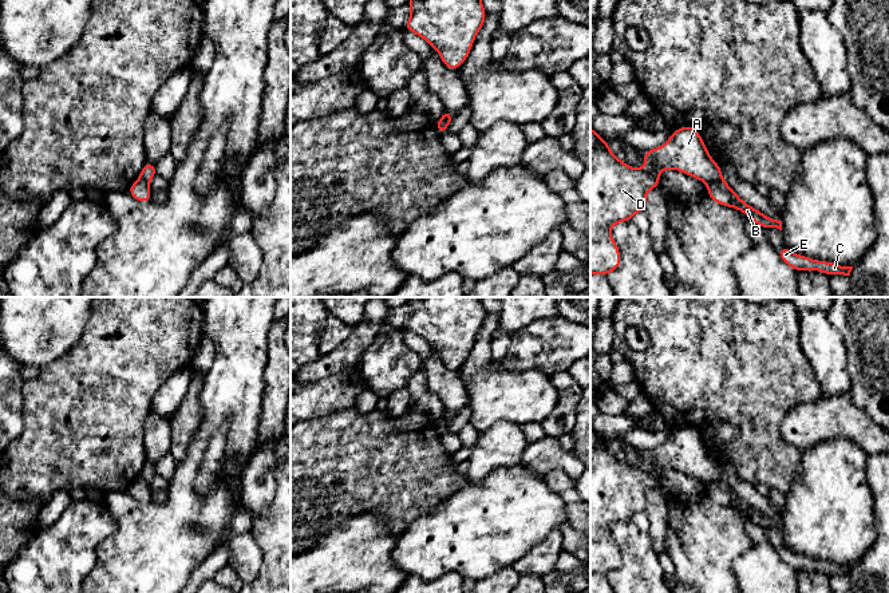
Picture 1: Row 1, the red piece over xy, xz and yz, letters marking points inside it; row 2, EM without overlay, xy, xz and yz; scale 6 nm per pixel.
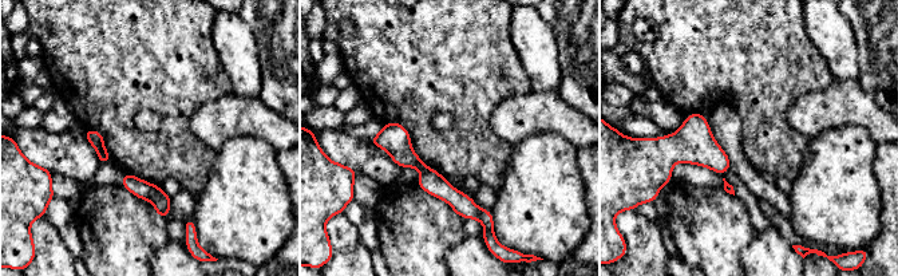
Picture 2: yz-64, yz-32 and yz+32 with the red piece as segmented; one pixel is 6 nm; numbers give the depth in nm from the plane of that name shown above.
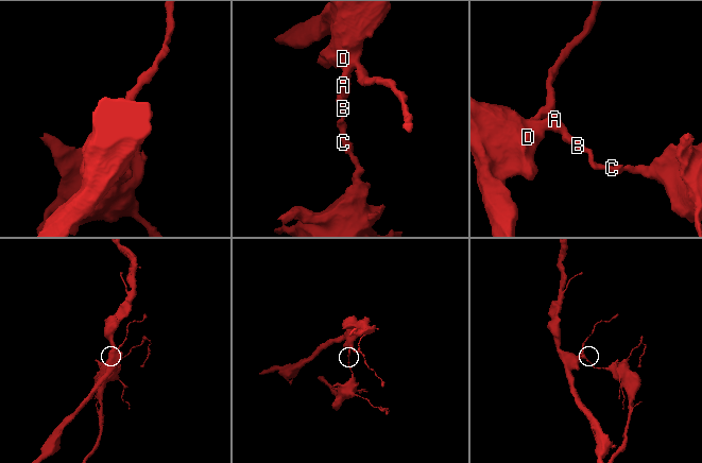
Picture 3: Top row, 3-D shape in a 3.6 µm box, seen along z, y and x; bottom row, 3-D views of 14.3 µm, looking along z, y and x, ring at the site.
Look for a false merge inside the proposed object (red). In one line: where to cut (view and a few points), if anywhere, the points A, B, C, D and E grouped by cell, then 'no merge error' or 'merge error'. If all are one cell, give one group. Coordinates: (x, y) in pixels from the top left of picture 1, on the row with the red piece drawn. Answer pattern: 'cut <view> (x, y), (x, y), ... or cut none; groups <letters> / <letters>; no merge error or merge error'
cut yz (720, 177), (707, 185); groups A D / B C E; merge error

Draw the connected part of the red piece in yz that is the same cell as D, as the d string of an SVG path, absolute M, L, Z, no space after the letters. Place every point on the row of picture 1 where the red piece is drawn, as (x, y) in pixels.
M590 126L590 274L607 276L621 266L621 254L611 228L617 222L628 222L636 213L645 210L647 191L660 186L659 175L663 170L673 169L707 185L722 178L720 165L711 158L700 133L692 126L673 130L664 145L643 150L643 154L644 169L628 166Z

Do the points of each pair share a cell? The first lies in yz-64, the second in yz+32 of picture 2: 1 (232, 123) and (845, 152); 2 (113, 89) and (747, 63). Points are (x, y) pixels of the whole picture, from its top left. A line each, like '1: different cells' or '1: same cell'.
1: different cells
2: same cell

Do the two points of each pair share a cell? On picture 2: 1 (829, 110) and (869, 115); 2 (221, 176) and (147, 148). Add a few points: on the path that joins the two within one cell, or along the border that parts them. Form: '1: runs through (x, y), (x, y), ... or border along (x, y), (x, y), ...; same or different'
1: runs through (838, 110), (859, 110); same
2: border along (216, 153), (208, 182), (197, 200); different

